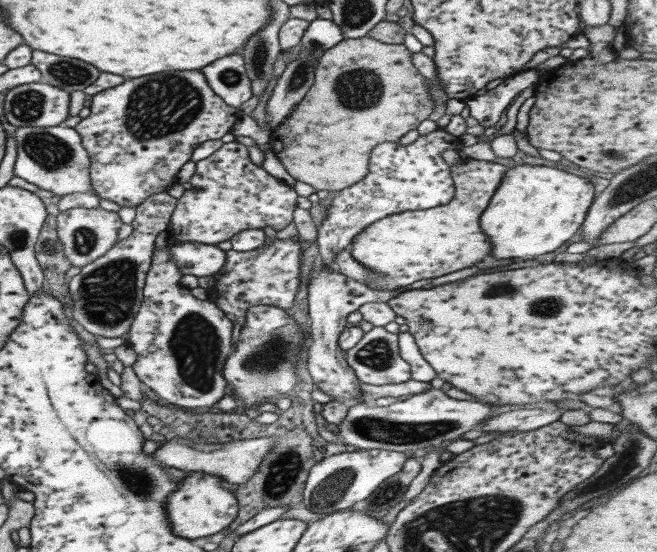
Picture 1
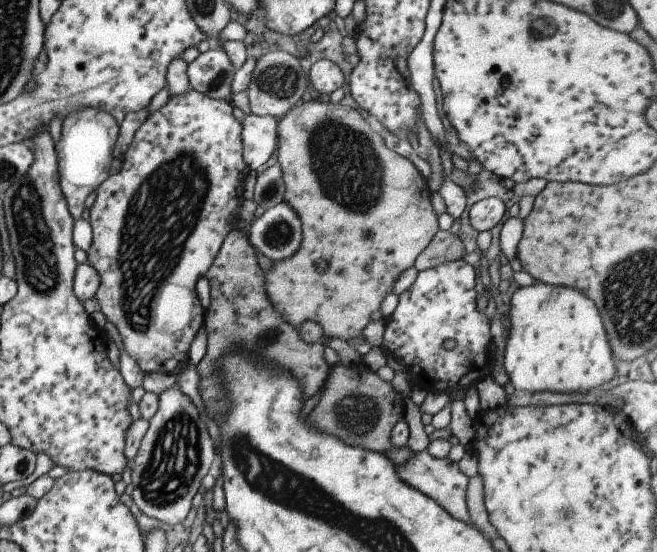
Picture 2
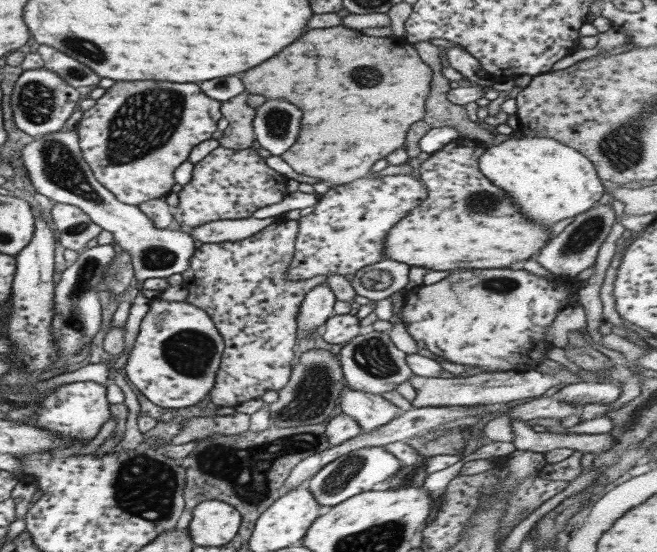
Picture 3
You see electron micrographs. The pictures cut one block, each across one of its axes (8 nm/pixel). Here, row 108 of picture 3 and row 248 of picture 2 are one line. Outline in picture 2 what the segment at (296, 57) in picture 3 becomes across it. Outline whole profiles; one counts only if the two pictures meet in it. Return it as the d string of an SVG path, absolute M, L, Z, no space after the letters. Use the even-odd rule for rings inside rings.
M311 99L300 104L297 108L289 110L276 124L278 143L275 147L275 154L277 154L277 164L282 172L283 202L287 202L297 213L302 228L302 239L298 249L291 257L278 263L272 263L271 270L264 273L266 293L273 308L282 316L282 319L293 325L295 330L298 330L299 324L304 320L312 320L320 324L323 336L318 342L321 345L328 337L339 337L345 341L353 337L361 337L360 330L370 322L368 321L370 312L378 308L379 302L390 292L391 286L400 272L414 264L417 255L429 244L431 237L438 231L438 218L429 205L430 190L425 178L413 167L411 161L386 148L383 138L373 132L358 113L357 110L339 105L339 103L330 104Z

